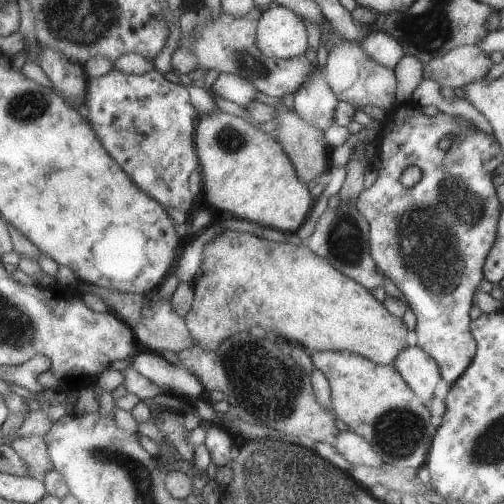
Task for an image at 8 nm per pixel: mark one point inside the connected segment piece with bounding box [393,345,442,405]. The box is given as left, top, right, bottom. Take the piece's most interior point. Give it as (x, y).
(420, 371)

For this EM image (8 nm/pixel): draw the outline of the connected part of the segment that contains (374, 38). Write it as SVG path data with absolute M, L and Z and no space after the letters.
M372 30L370 36L366 36L366 40L361 44L362 50L366 50L366 54L388 68L393 69L405 55L402 44L388 32L384 30Z

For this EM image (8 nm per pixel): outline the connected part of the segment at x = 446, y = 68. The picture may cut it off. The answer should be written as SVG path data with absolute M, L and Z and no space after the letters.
M457 46L440 58L433 58L423 65L424 79L436 80L440 86L460 88L475 80L484 79L493 61L480 46Z

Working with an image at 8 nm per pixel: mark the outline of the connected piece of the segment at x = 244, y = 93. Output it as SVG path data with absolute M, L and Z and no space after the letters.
M220 73L210 90L215 97L231 100L240 107L252 104L252 100L256 101L256 95L260 92L252 84L252 80L247 81L246 78L242 78L242 75L230 73Z

